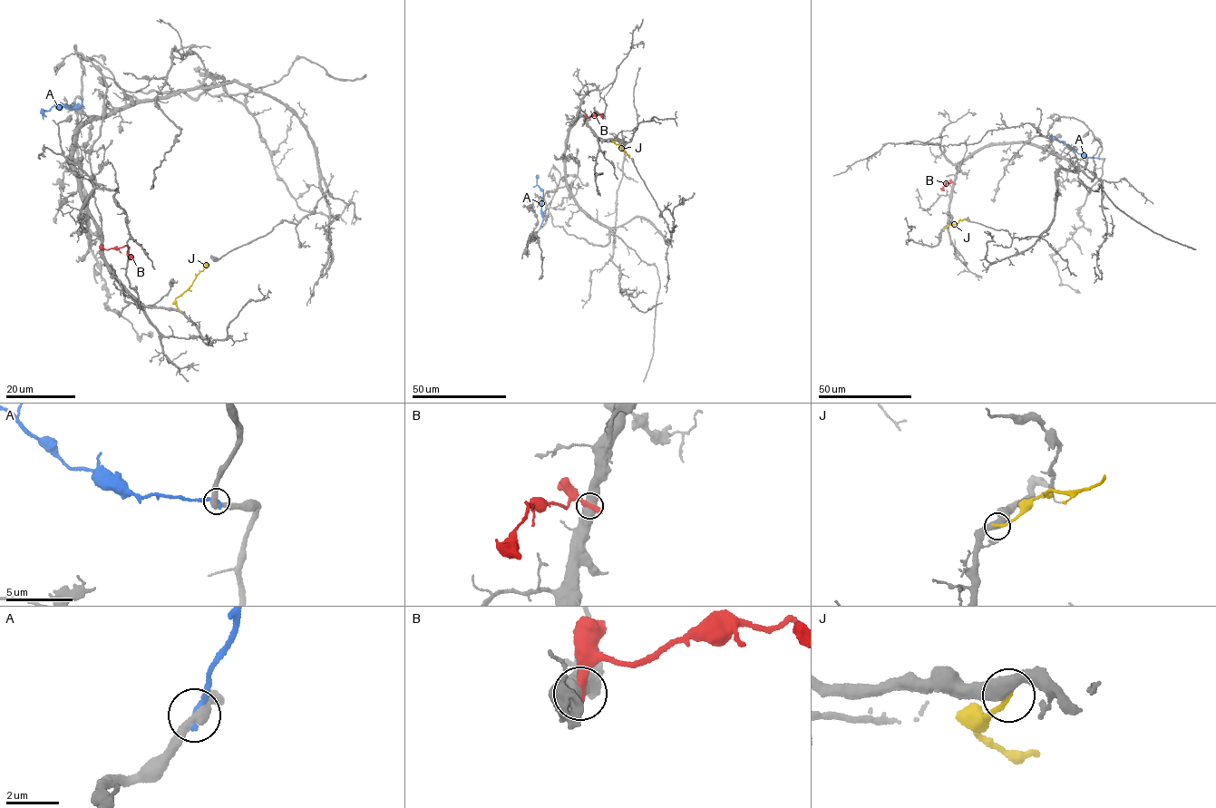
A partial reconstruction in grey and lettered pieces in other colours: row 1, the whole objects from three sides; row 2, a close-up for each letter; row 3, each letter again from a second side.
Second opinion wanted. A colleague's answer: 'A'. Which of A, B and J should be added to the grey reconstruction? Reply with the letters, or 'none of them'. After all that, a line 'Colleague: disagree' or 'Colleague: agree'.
A
Colleague: agree

